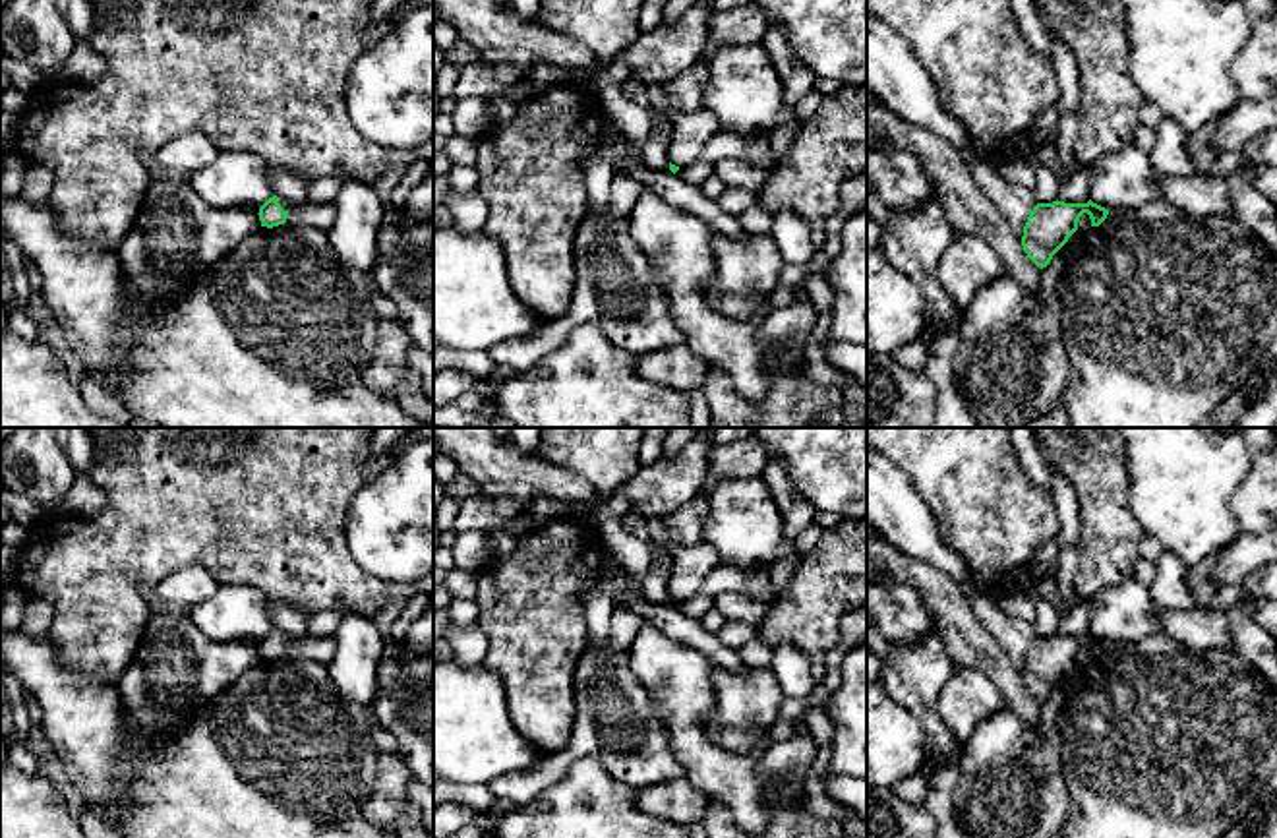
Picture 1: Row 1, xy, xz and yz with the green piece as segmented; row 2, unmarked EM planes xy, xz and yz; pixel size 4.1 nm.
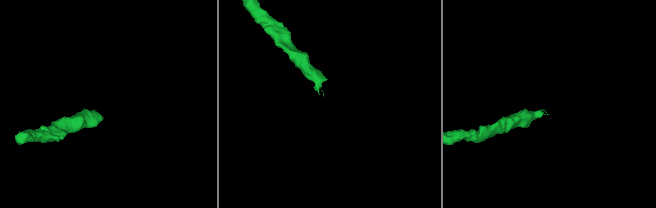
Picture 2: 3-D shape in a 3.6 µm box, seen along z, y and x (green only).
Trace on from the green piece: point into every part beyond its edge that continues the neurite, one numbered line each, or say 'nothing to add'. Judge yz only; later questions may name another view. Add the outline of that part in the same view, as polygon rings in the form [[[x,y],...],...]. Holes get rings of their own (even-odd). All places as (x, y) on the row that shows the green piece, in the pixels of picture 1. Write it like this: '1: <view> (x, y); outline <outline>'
nothing to add

